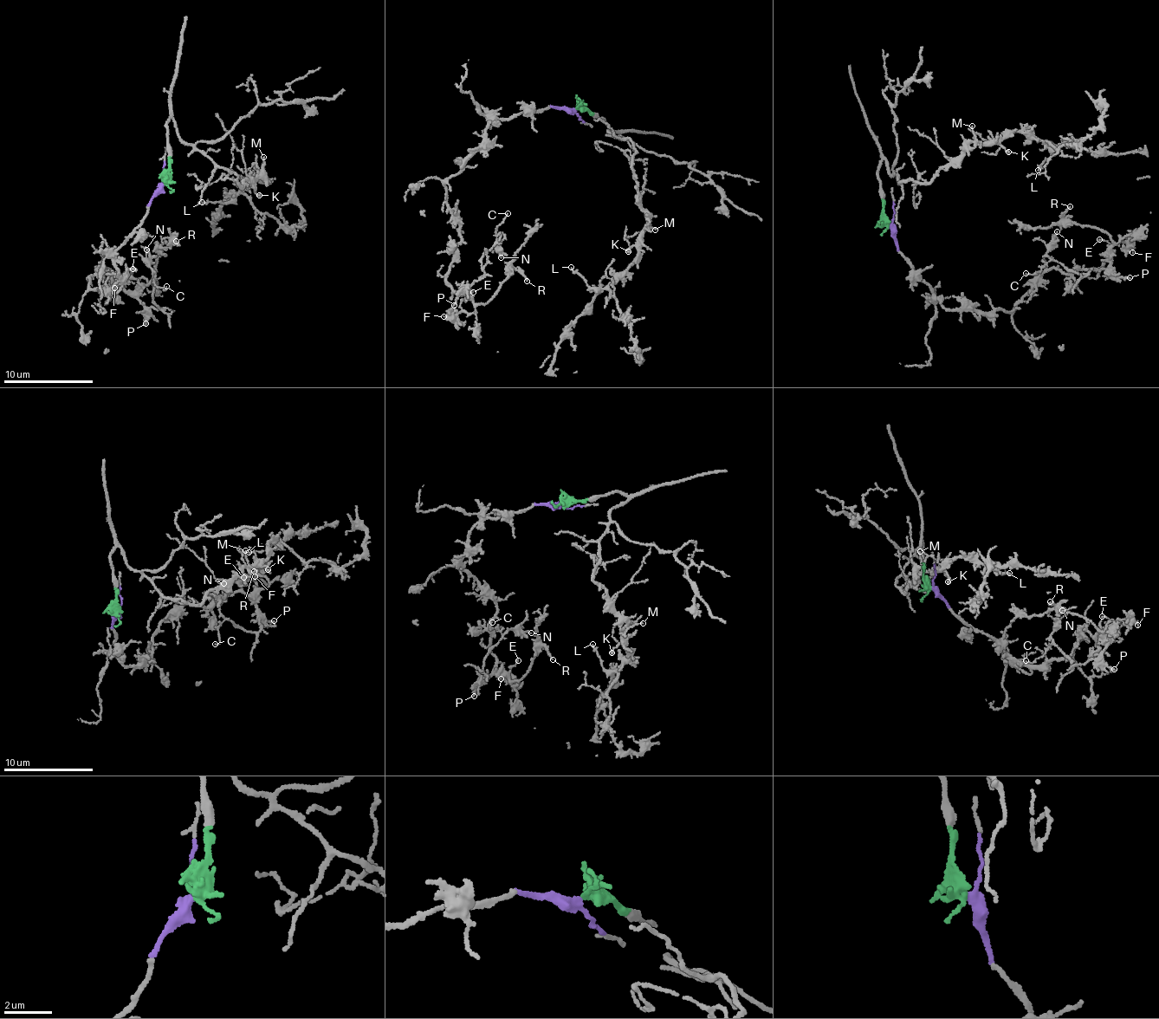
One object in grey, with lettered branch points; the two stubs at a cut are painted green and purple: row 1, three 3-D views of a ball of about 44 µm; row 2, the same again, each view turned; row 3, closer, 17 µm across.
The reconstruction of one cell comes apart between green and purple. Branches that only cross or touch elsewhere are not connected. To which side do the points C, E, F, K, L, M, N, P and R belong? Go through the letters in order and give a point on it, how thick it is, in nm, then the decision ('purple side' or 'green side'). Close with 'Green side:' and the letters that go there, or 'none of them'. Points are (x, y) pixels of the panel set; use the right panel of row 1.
C: at (1026, 273); 110 nm thick; purple side
E: at (1099, 239); 130 nm thick; purple side
F: at (1132, 252); 240 nm thick; purple side
K: at (1008, 152); 160 nm thick; green side
L: at (1038, 170); 170 nm thick; green side
M: at (972, 126); 130 nm thick; green side
N: at (1057, 231); 110 nm thick; purple side
P: at (1129, 277); 200 nm thick; purple side
R: at (1070, 206); 160 nm thick; purple side
Green side: K, L, M

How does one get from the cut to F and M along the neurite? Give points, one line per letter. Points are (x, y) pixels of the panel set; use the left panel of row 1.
F: (162, 183), (117, 249), (121, 276), (107, 288), (89, 277), (106, 268), (114, 289), (147, 282), (114, 288)
M: (165, 182), (171, 118), (177, 134), (243, 186), (263, 156)

